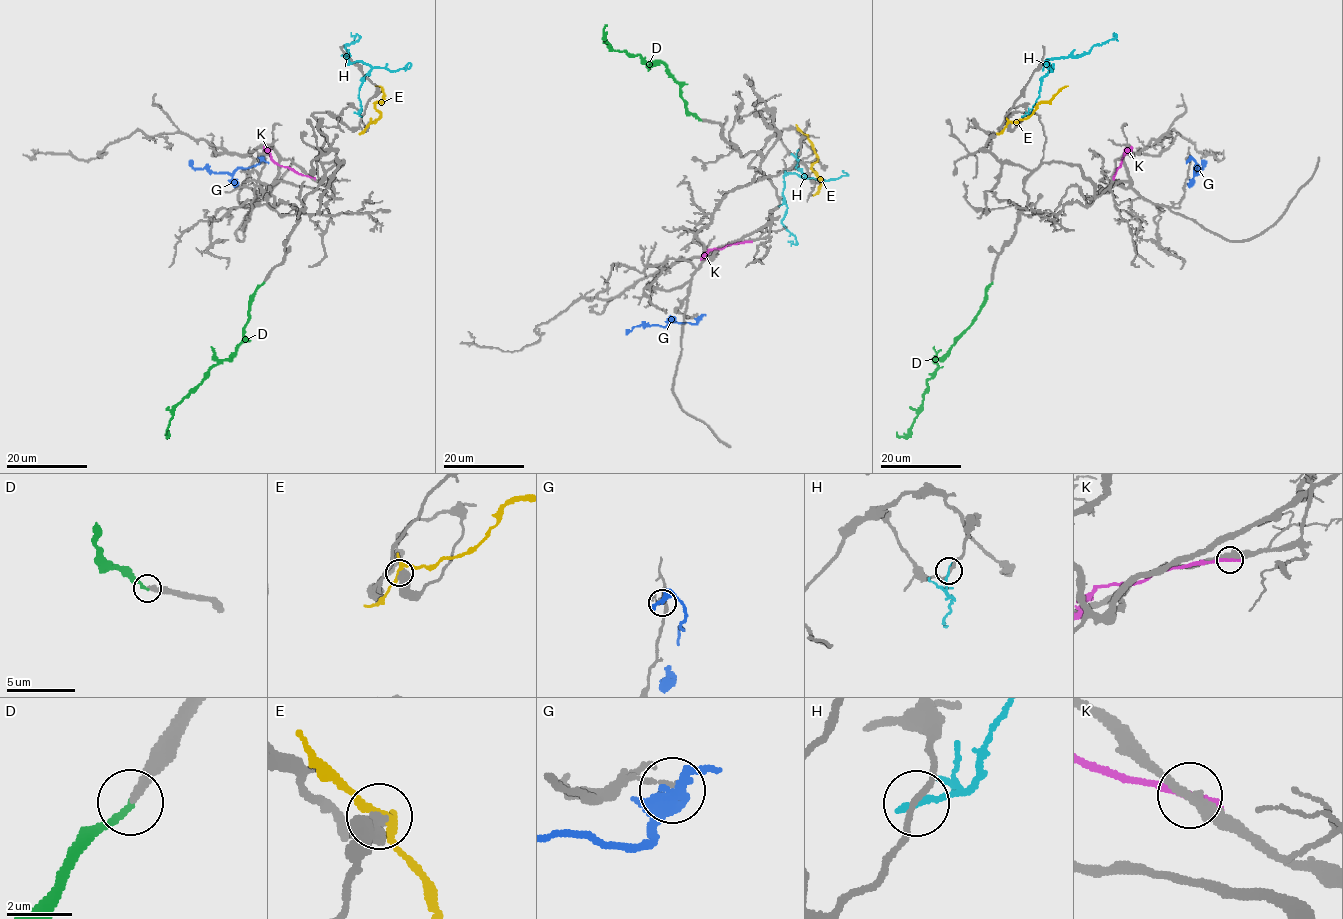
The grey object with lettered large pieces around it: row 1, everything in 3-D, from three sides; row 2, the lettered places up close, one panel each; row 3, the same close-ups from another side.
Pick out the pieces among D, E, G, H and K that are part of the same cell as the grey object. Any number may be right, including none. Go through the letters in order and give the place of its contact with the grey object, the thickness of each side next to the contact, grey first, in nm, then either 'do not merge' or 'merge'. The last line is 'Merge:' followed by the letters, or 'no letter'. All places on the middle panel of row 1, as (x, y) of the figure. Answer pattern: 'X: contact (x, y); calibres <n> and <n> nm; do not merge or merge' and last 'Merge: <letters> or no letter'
D: contact (701, 120); calibres 280 and 200 nm; do not merge
E: contact (806, 135); calibres 600 and 180 nm; do not merge
G: contact (700, 317); calibres 130 and 320 nm; do not merge
H: contact (797, 152); calibres 170 and 240 nm; do not merge
K: contact (748, 242); calibres 320 and 280 nm; do not merge
Merge: no letter

